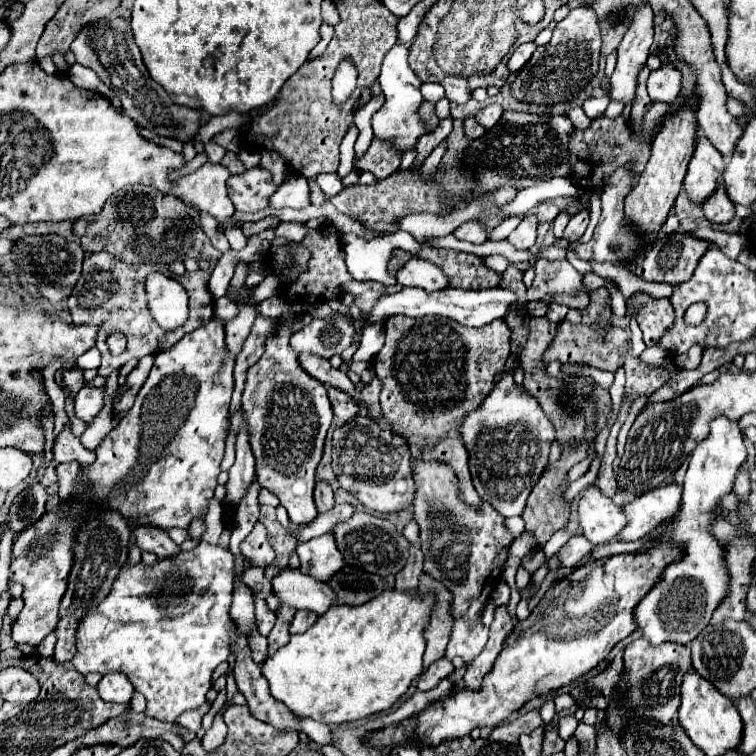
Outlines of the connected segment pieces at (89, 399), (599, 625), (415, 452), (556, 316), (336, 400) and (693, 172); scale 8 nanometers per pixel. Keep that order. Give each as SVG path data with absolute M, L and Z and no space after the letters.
M84 386L78 396L76 396L76 416L80 420L84 420L86 424L90 424L98 414L100 410L104 408L106 404L106 392L104 388L92 388L92 386Z
M658 542L644 552L618 554L588 562L586 566L572 570L544 594L528 620L520 622L514 628L514 634L506 638L506 646L498 656L494 670L484 678L482 692L472 692L468 688L454 692L454 696L442 698L438 704L424 710L418 718L406 720L396 728L376 732L370 740L378 748L400 746L408 740L404 732L408 732L414 722L418 722L418 728L412 732L412 736L416 736L420 744L460 738L470 734L474 728L496 726L512 712L520 710L530 698L544 696L546 692L566 686L584 676L602 660L606 660L610 650L620 640L624 640L638 628L632 616L636 604L656 586L664 568L682 558L682 550L684 548L676 542Z
M392 316L384 322L384 326L386 344L376 354L378 364L374 364L374 374L382 380L380 404L390 432L406 440L412 458L422 458L424 462L436 460L452 466L458 478L458 498L472 508L480 508L480 498L470 480L468 452L460 438L460 426L466 414L476 410L490 394L494 388L494 376L504 372L506 360L510 356L510 330L506 322L494 320L492 324L474 330L448 318L430 318L420 322L406 316Z
M552 302L550 304L550 308L548 308L548 314L546 314L546 318L550 320L550 322L562 322L564 318L566 318L566 312L568 312L568 308L564 306L564 304L556 304L556 302Z
M328 388L328 396L330 396L332 410L334 410L334 418L338 420L338 424L346 424L346 422L350 422L354 416L360 414L358 402L356 402L352 396L344 394L342 390Z
M700 134L694 156L688 166L688 174L684 178L684 190L686 190L688 198L694 204L702 206L716 192L718 184L722 182L724 168L726 168L726 162L724 162L722 154L710 144L710 140L706 136Z

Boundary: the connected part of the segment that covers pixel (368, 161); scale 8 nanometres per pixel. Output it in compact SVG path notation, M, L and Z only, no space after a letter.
M374 138L364 158L356 160L356 166L362 172L372 172L380 180L390 176L400 166L400 158L390 158L390 150L386 150L386 146L382 146L382 142L376 142Z

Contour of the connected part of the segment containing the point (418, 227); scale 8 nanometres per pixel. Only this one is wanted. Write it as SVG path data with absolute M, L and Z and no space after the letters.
M484 198L482 202L474 202L470 204L466 210L454 210L450 212L448 216L436 216L436 214L410 214L410 216L404 216L398 226L406 232L410 232L416 240L422 240L422 238L428 238L428 236L448 236L452 234L460 224L468 222L468 220L474 220L480 216L480 212L490 204L494 202L492 198Z

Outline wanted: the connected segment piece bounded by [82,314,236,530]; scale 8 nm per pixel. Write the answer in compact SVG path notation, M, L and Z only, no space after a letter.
M216 314L198 330L186 334L176 346L154 358L150 376L140 388L132 410L106 436L102 446L96 448L94 466L82 470L82 474L94 482L94 492L102 498L102 506L120 510L128 524L150 522L164 530L174 526L186 530L194 518L208 512L208 502L214 496L224 456L228 404L234 390L234 362L236 354L226 350L226 322Z

